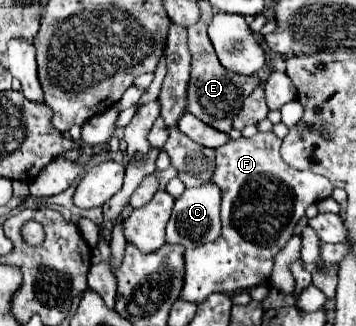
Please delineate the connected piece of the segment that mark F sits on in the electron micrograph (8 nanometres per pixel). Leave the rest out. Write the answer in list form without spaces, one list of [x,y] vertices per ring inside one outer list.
[[[268,131],[268,133],[256,133],[252,139],[240,137],[236,141],[228,141],[222,147],[216,147],[214,151],[216,167],[212,173],[212,181],[222,191],[222,209],[220,209],[222,231],[216,241],[184,251],[186,271],[184,271],[184,287],[180,295],[182,301],[202,303],[210,293],[248,291],[256,285],[268,283],[272,271],[272,259],[292,237],[294,225],[304,215],[306,207],[318,203],[320,199],[326,199],[332,193],[332,183],[326,177],[288,167],[280,157],[280,143],[282,141],[272,131]]]

